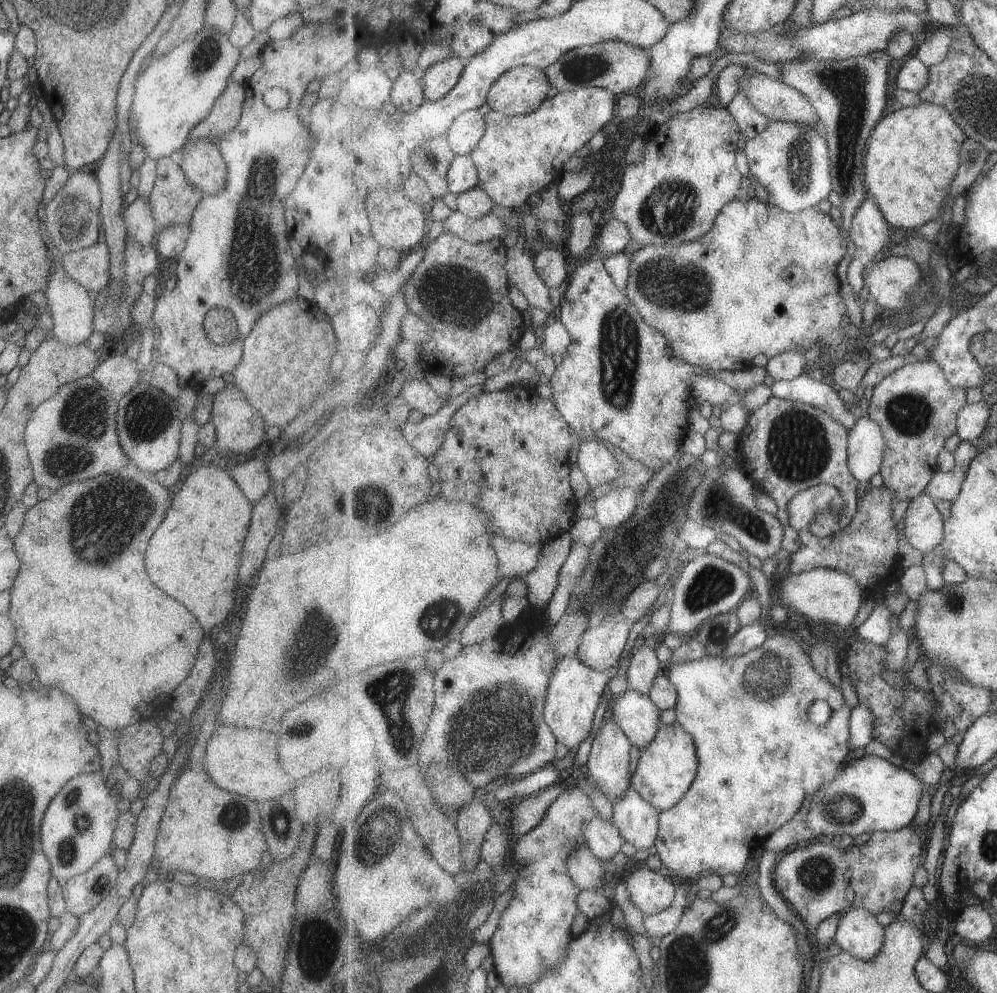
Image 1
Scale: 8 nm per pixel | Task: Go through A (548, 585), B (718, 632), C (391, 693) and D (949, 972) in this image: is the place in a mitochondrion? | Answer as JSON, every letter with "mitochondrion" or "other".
{"A":"other","B":"mitochondrion","C":"mitochondrion","D":"other"}

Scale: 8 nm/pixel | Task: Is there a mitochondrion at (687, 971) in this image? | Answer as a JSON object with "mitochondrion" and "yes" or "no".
{"mitochondrion":"yes"}

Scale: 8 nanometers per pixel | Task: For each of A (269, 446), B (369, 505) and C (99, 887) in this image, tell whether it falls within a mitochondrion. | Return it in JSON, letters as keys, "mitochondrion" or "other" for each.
{"A":"other","B":"mitochondrion","C":"other"}

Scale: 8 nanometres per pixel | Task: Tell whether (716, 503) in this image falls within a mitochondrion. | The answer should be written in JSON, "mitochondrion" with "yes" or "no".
{"mitochondrion":"yes"}

